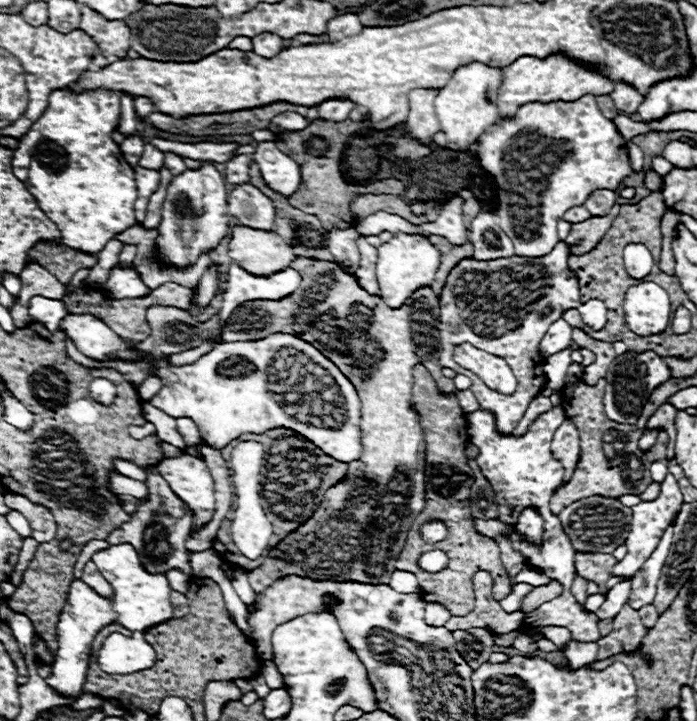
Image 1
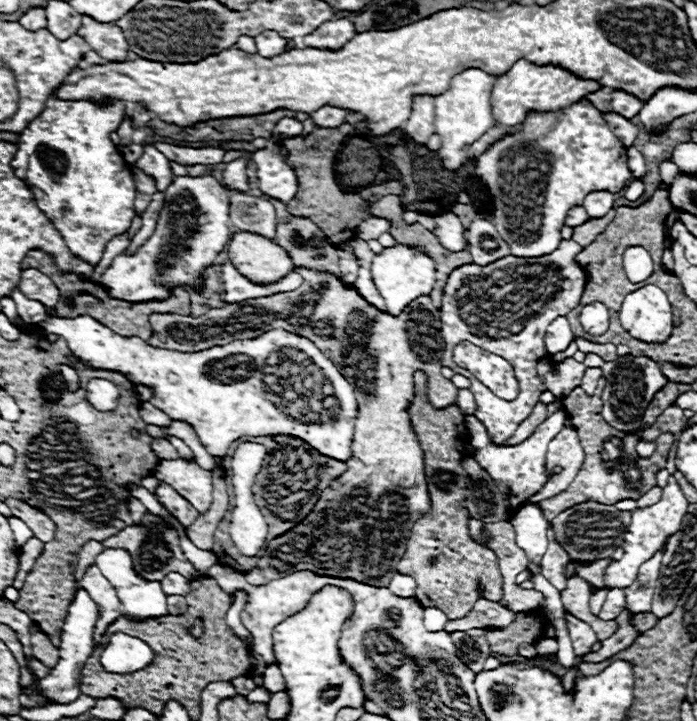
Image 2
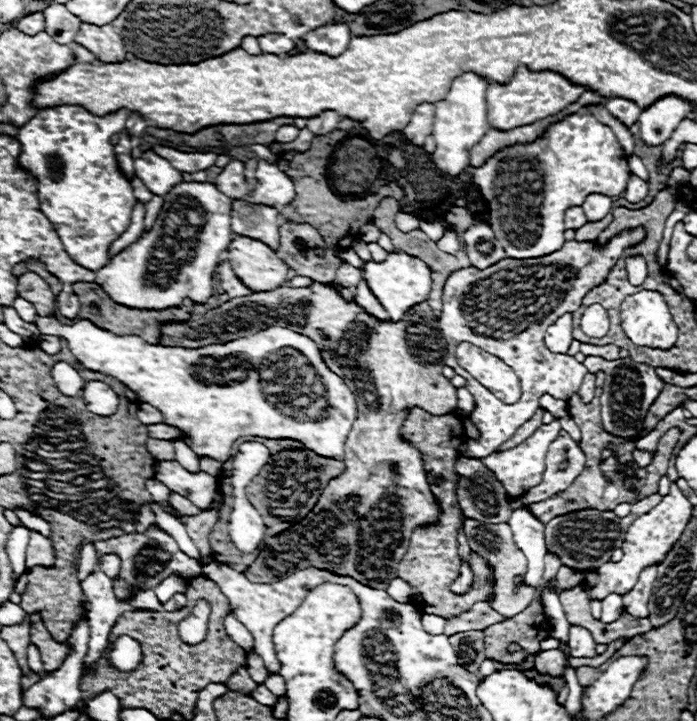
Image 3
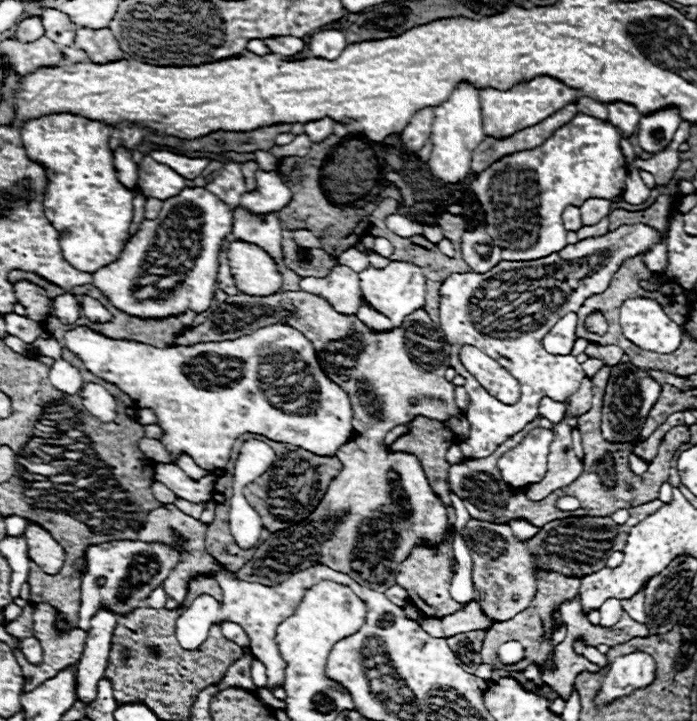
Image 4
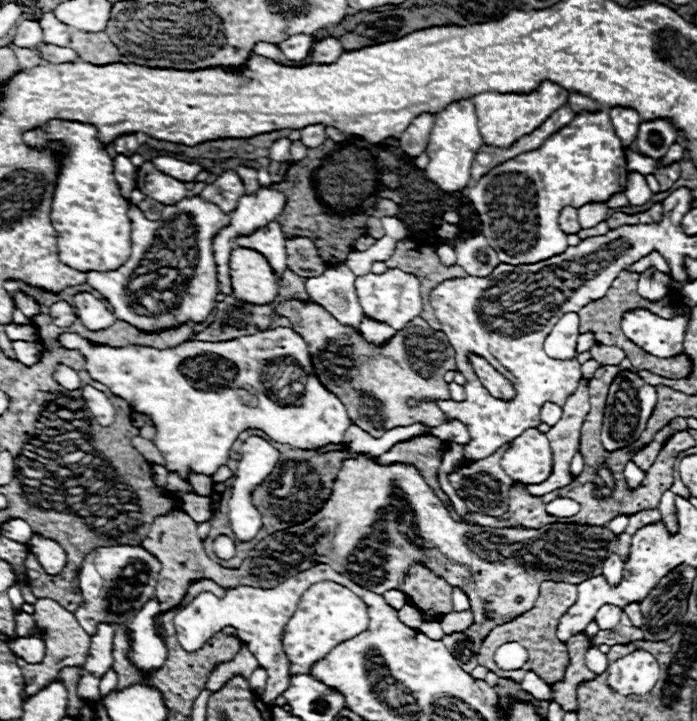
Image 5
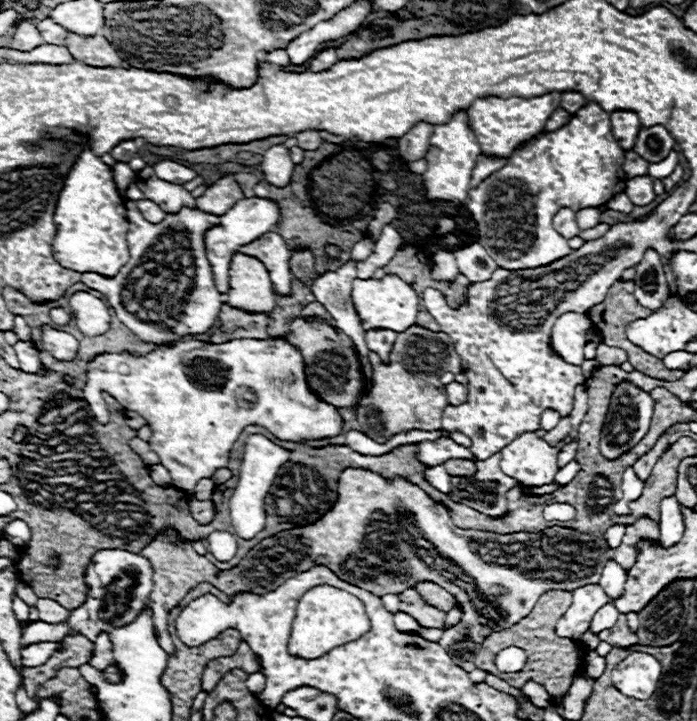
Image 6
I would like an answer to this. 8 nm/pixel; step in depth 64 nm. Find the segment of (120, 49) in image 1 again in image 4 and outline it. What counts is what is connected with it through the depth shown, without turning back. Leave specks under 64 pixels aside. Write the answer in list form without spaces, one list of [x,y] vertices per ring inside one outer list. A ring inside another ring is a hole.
[[[108,28],[104,30],[76,30],[76,38],[74,38],[76,48],[84,50],[90,58],[90,62],[96,64],[108,64],[108,62],[118,62],[122,60],[124,52],[120,50],[116,38],[112,36],[112,32]]]

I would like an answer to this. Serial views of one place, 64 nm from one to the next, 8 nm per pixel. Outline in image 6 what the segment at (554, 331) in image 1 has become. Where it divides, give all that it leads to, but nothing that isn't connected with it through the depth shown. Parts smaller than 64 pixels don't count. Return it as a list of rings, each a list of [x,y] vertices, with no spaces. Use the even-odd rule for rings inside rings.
[[[568,312],[562,314],[552,330],[552,348],[566,362],[582,366],[586,332],[590,330],[590,320],[584,314]]]

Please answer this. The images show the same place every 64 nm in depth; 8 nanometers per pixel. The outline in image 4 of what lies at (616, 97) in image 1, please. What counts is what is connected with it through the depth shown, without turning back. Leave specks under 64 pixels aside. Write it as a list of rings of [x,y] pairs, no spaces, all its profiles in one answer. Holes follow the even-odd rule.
[[[614,102],[614,104],[608,104],[606,108],[608,108],[608,120],[618,128],[622,136],[630,138],[638,128],[640,112],[634,106],[628,106],[624,102]]]

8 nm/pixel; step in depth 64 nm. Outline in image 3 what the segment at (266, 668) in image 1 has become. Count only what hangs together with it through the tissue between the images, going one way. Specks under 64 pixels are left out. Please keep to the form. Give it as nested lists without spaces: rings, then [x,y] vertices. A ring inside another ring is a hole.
[[[271,674],[264,681],[264,685],[276,696],[284,696],[286,687],[284,679],[279,674]]]

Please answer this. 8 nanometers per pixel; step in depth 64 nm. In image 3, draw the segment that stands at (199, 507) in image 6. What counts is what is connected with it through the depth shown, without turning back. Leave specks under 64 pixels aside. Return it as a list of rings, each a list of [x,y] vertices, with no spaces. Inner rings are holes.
[[[172,492],[172,496],[170,496],[170,502],[168,502],[174,510],[178,510],[180,514],[186,514],[186,516],[196,516],[196,514],[200,514],[202,510],[198,508],[198,506],[194,506],[192,502],[188,502],[186,498],[180,498],[180,494],[174,494]]]

